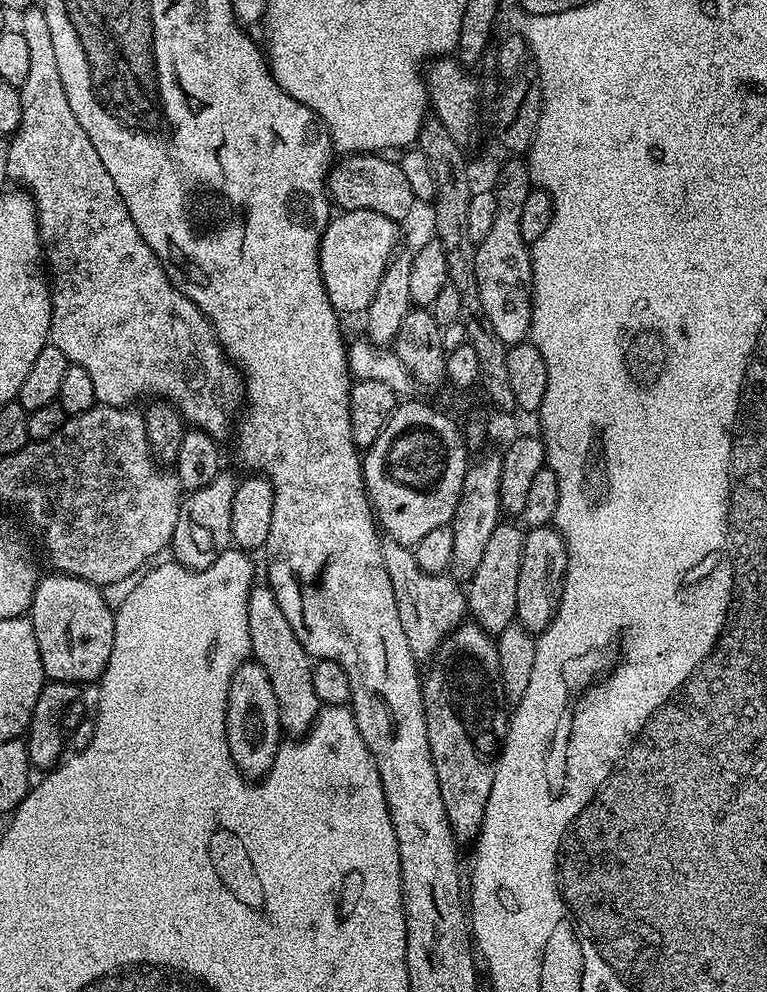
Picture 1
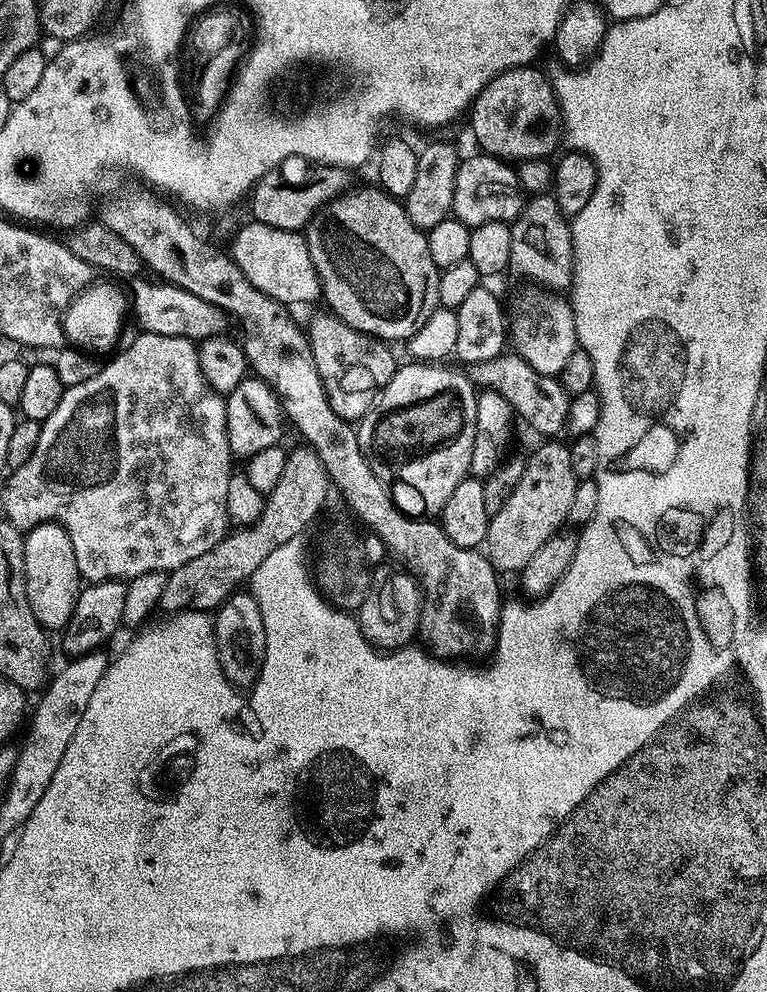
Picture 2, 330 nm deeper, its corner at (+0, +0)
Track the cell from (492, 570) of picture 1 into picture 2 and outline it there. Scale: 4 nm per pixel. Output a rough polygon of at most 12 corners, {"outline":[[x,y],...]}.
{"outline":[[570,447],[528,456],[488,521],[486,555],[519,573],[565,527],[578,479]]}

